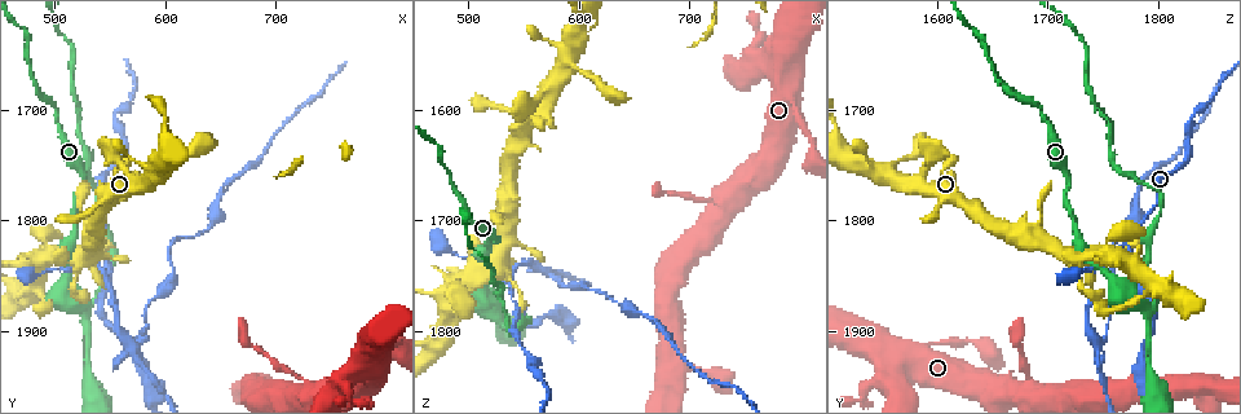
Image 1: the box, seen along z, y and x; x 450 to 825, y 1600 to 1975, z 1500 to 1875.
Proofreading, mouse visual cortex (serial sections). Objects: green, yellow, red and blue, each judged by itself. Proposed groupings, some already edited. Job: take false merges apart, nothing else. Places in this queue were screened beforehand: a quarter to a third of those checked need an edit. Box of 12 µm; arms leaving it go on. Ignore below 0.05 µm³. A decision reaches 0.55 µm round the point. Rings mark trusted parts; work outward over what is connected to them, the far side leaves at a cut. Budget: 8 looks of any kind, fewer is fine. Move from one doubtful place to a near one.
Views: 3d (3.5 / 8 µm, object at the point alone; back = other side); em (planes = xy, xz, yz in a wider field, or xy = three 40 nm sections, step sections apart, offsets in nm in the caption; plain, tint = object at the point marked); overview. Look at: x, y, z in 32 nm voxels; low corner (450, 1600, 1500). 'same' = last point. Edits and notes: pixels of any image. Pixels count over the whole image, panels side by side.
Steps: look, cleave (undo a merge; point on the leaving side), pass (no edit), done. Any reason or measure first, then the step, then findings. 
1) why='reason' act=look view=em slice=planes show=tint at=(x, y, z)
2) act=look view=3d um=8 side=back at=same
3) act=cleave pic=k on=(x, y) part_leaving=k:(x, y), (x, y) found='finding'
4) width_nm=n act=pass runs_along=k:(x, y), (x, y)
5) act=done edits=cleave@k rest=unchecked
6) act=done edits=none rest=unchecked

why='sharp bend' act=look view=3d um=3.5 at=(526, 1878, 1786)

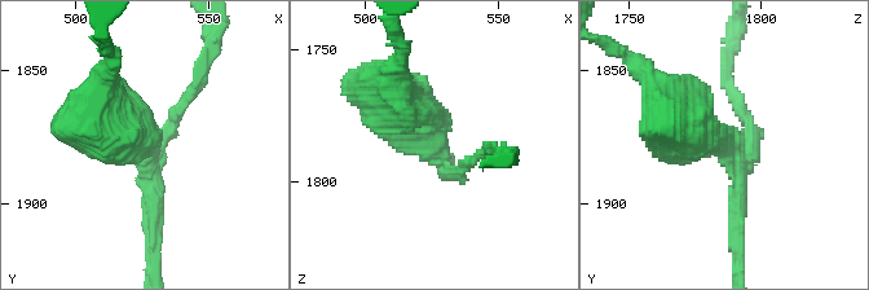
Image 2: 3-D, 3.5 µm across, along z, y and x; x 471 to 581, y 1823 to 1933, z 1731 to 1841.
arms=3 arm_widths_nm=150,250,700 why='shape alone is not enough' act=look view=em slice=xy step=1 show=tint at=(526, 1879, 1787)

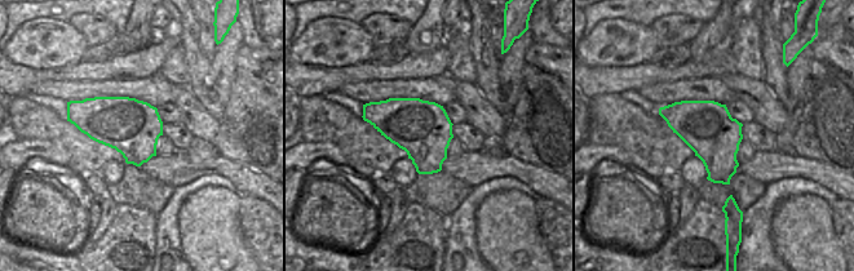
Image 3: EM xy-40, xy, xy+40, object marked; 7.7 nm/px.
act=look view=em slice=xy step=2 show=tint at=same

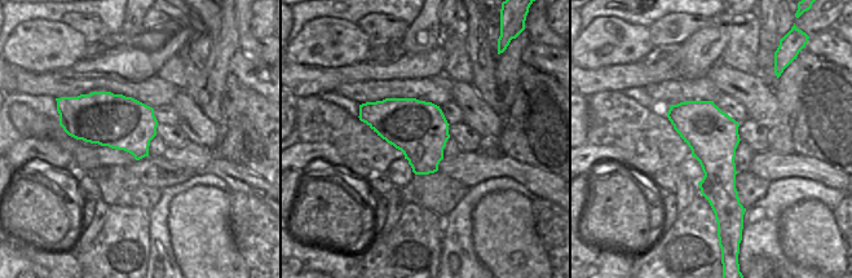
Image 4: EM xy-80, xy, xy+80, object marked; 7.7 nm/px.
act=cleave pic=2 on=(740, 97) found='two cells meet here'

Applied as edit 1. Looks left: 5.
why='three-way junction' act=look view=3d um=8 at=(542, 1822, 1774)

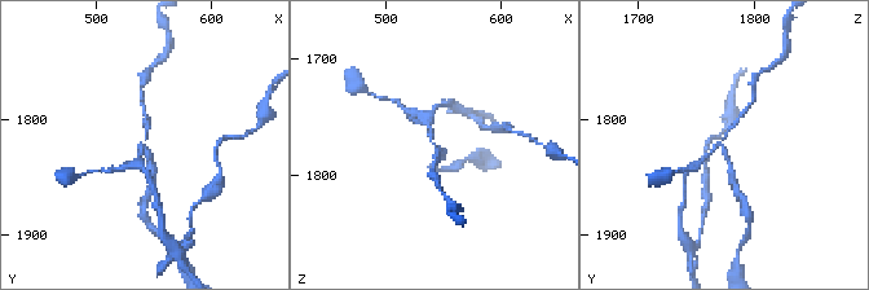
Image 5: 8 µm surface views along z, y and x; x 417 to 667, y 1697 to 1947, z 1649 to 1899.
arms=3 arm_widths_nm=150,150,150 why='now the EM' act=look view=em slice=xy step=1 show=tint at=(540, 1822, 1772)

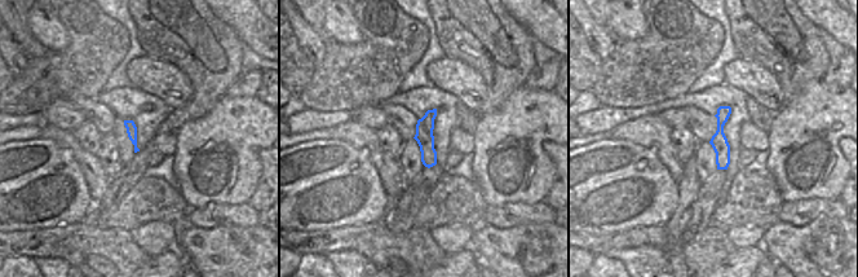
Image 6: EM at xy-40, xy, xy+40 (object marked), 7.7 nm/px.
act=cleave pic=5 on=(732, 180) found='a second cell is stuck on'

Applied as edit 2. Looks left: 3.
why='side arm on a straight run' act=look view=3d um=3.5 at=(566, 1910, 1744)

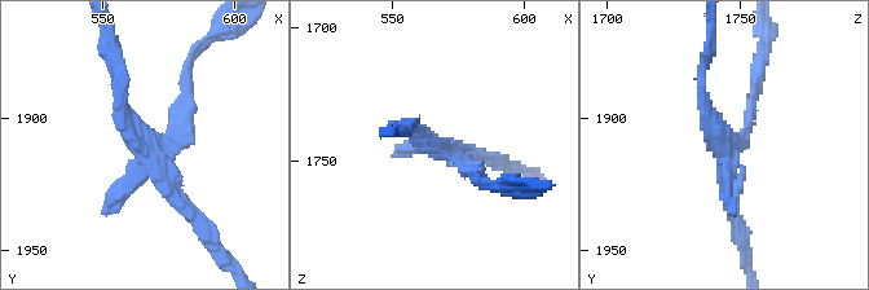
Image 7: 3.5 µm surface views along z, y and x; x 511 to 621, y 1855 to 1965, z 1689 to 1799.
why='now the EM' act=look view=em slice=xy step=2 show=tint at=(567, 1912, 1745)

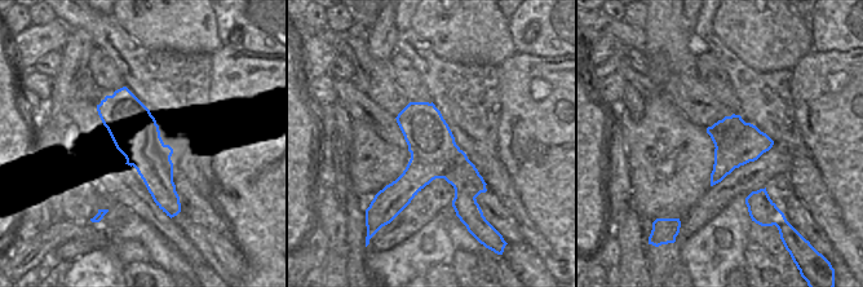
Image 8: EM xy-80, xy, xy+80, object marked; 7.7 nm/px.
why='another direction' act=look view=em slice=xy step=5 show=tint at=same

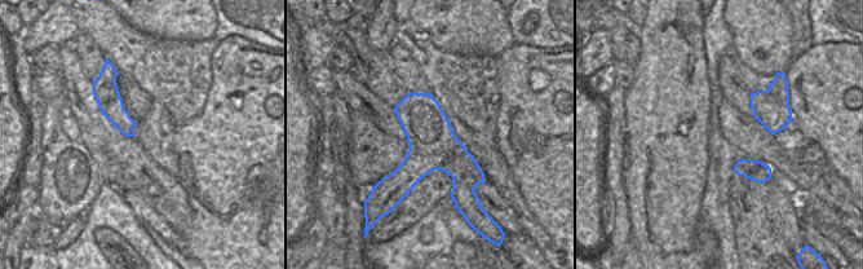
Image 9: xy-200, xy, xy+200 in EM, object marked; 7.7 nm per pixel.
act=cleave pic=7 on=(188, 101) part_leaving=7:(164, 140), (185, 124), (189, 60), (212, 36) found='a second cell is stuck on'

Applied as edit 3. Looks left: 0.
act=done edits=cleave@2,cleave@5,cleave@7 rest=unchecked

